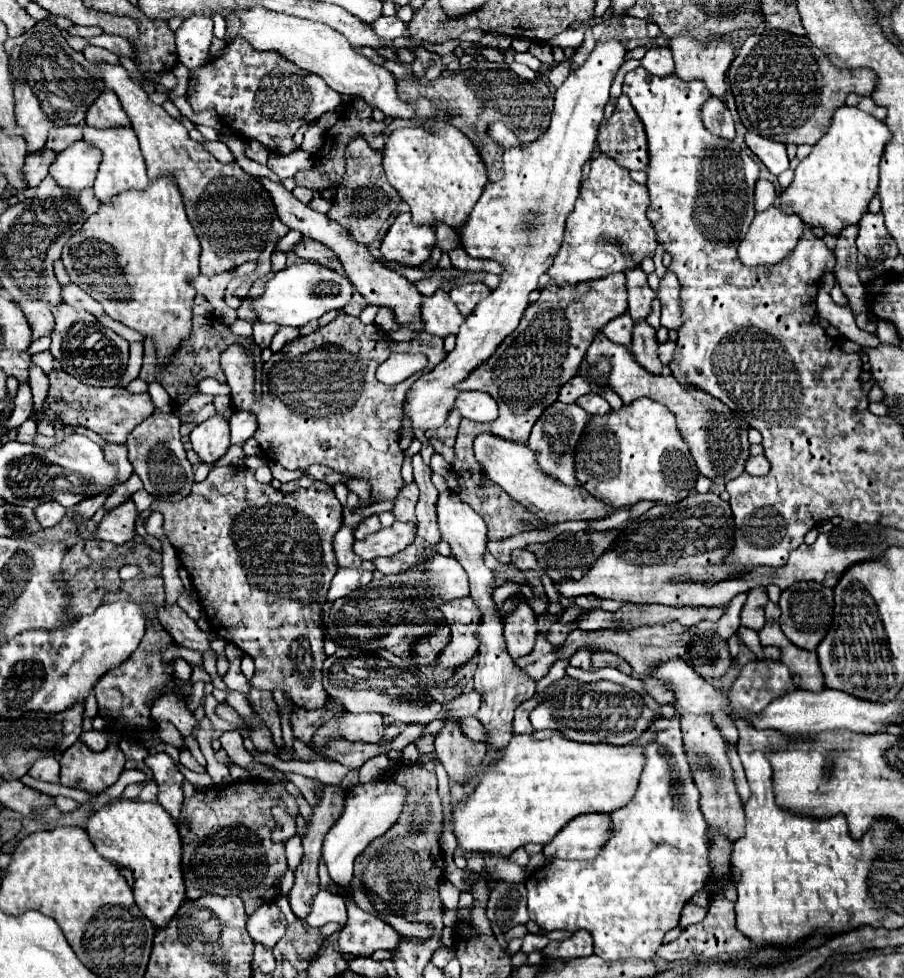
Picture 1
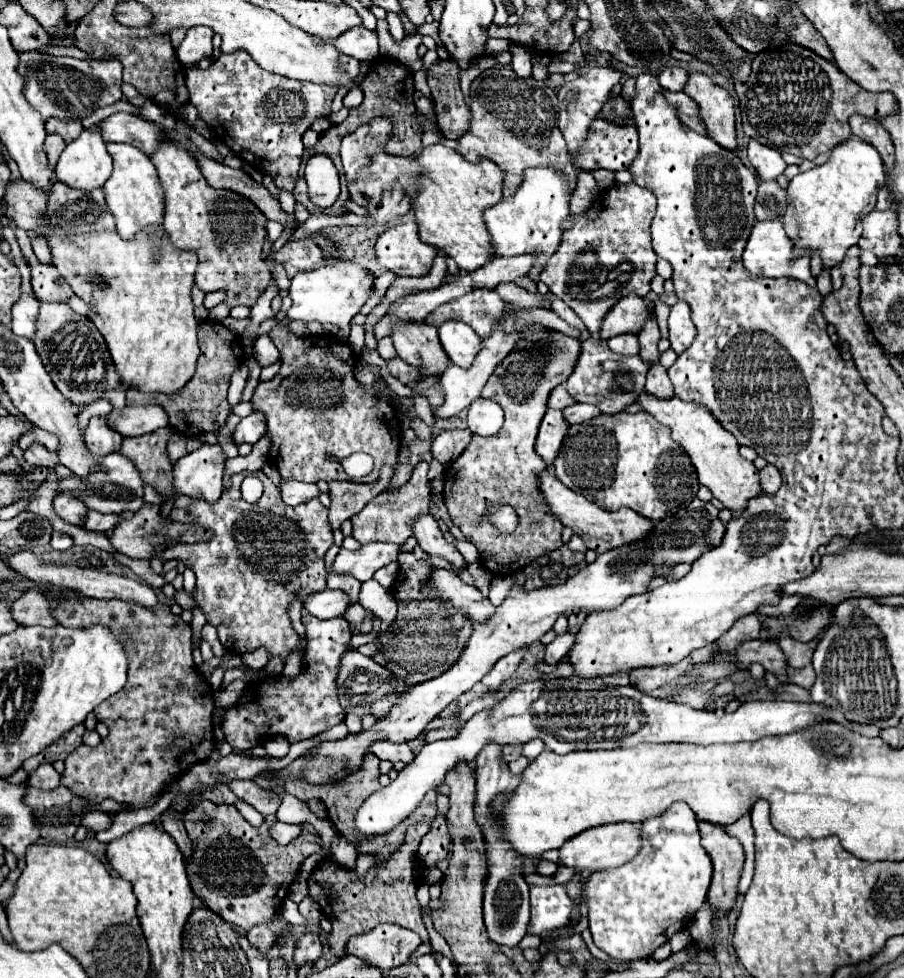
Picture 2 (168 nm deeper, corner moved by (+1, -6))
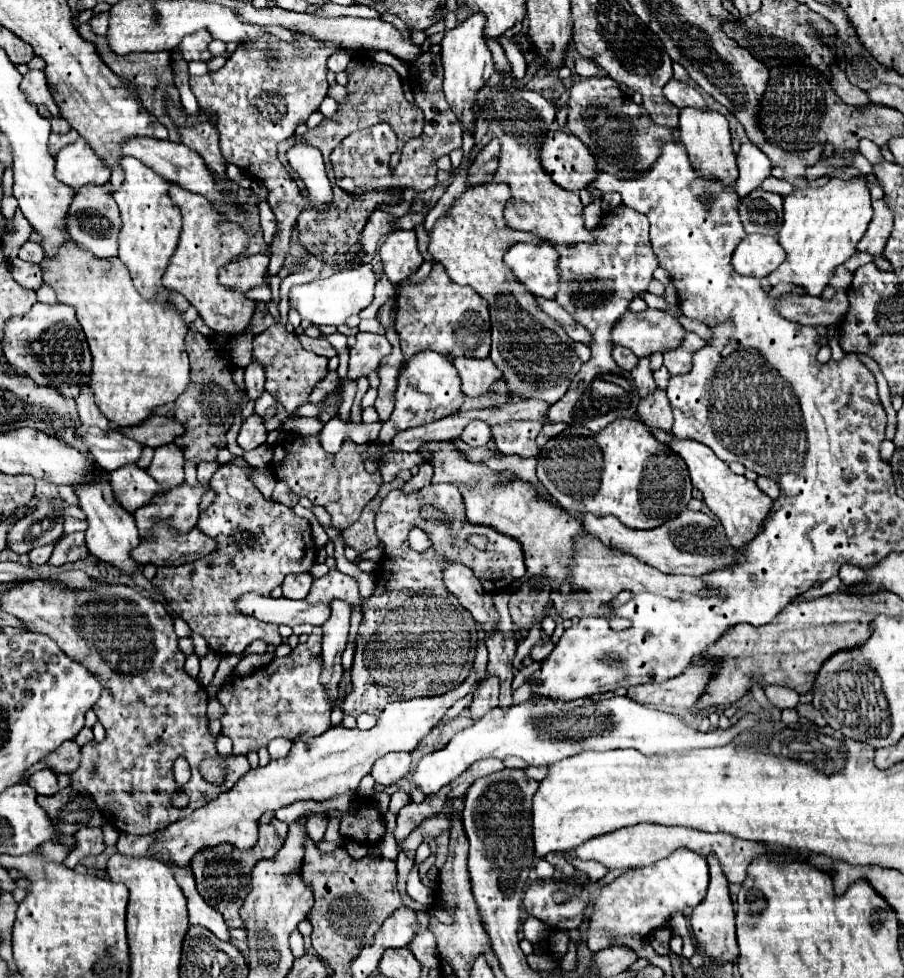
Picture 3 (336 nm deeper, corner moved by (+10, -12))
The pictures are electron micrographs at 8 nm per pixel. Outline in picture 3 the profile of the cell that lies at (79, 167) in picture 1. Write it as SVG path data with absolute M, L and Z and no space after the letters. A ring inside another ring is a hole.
M78 139L56 155L56 179L78 191L84 185L108 183L110 169L98 159L84 139Z

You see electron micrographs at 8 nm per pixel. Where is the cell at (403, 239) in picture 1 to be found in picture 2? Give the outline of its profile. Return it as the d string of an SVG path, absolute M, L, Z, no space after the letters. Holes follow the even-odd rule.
M415 221L389 227L377 239L375 251L377 251L377 261L385 269L405 277L427 275L437 255L435 247L425 245L419 239L419 229Z

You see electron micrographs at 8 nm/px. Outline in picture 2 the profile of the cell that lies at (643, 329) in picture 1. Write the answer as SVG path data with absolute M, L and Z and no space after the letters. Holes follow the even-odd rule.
M651 367L649 369L645 391L657 399L671 399L675 395L671 381L669 381L669 375L663 367Z

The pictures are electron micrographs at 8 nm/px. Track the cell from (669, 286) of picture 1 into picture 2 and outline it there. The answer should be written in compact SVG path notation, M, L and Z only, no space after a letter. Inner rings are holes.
M679 301L677 305L671 307L671 315L669 315L669 341L671 341L671 349L677 355L681 355L693 343L693 339L697 335L689 311L691 309L683 301Z

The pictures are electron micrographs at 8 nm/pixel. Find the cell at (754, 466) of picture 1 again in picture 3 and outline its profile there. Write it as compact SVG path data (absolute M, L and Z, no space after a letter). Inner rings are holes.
M758 477L758 479L756 479L756 485L758 485L770 499L778 497L778 493L780 493L778 485L776 485L772 479L768 479L768 477Z

